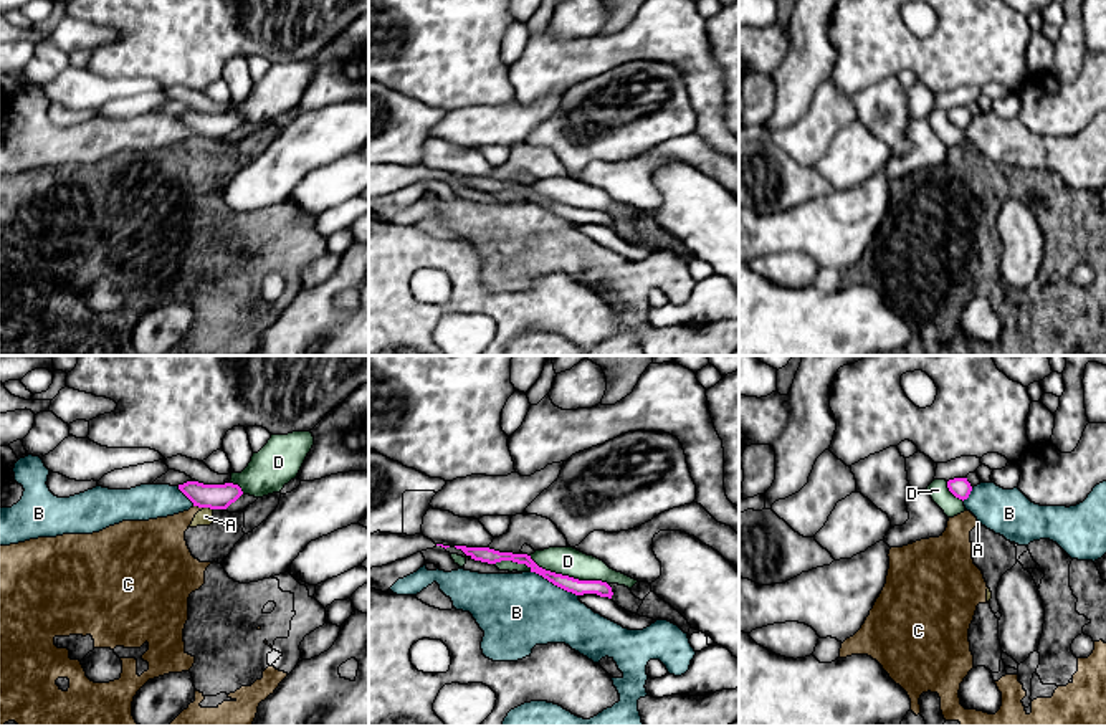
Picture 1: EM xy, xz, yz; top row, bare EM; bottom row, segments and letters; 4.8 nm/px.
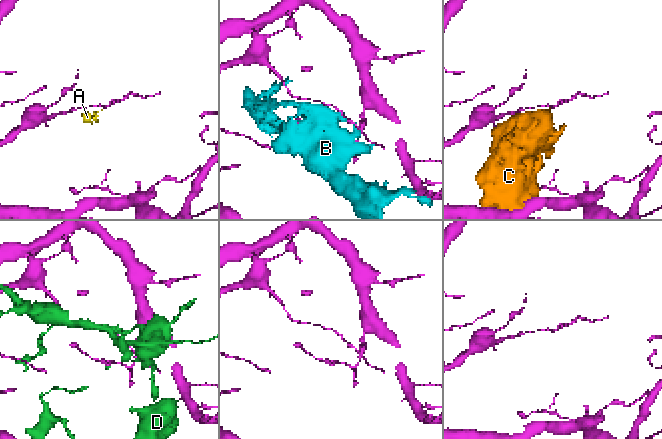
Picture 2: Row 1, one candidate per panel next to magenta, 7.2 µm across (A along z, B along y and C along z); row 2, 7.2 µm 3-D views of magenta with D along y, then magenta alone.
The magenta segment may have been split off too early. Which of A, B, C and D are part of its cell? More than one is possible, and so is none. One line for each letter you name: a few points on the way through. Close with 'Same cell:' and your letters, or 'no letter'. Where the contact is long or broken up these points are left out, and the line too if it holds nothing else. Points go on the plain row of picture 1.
Same cell: no letter

